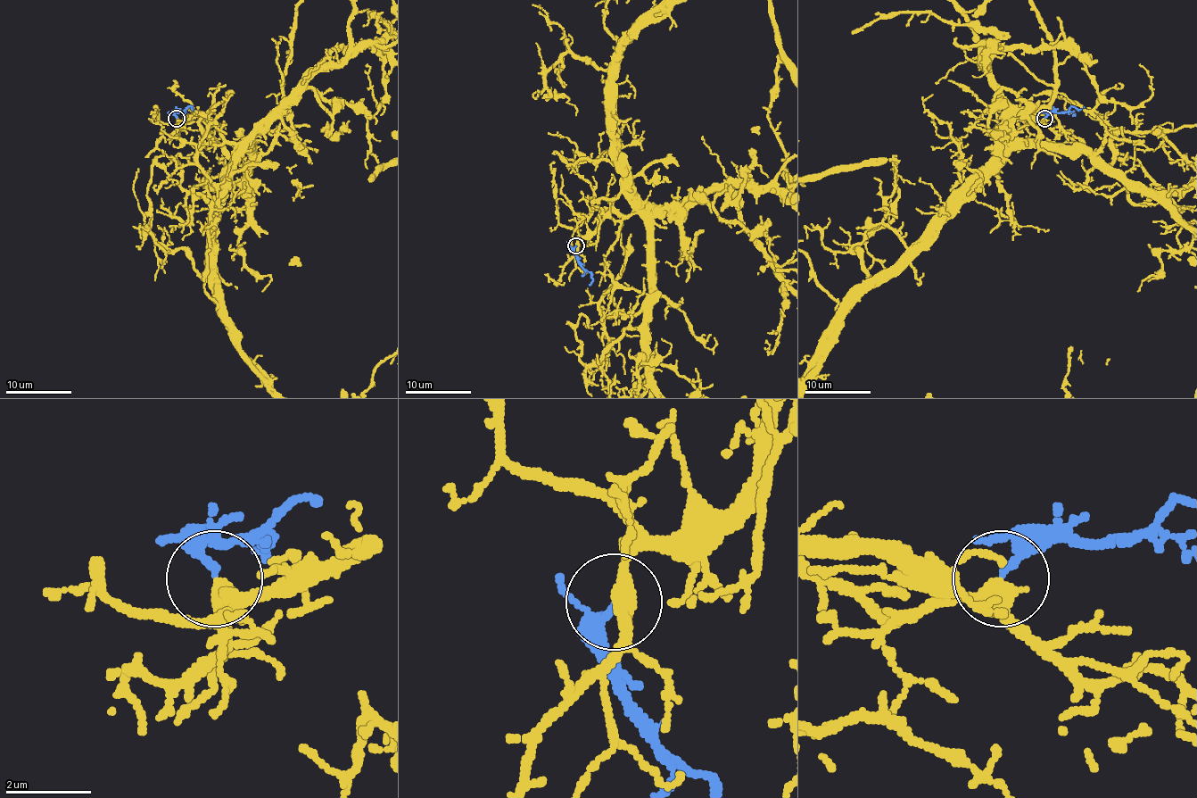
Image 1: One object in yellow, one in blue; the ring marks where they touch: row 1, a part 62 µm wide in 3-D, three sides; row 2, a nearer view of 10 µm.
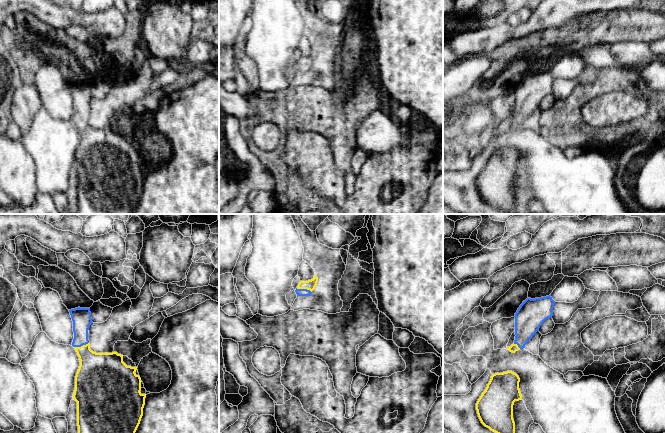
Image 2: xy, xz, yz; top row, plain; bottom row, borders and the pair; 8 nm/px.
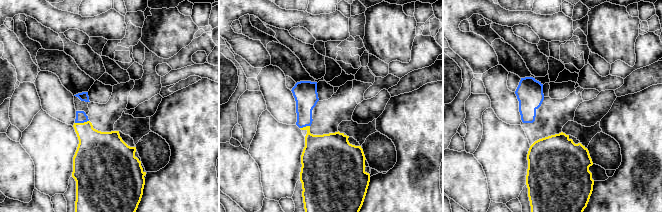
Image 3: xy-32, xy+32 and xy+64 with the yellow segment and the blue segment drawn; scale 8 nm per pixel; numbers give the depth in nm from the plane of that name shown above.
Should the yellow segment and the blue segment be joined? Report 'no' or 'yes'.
yes

